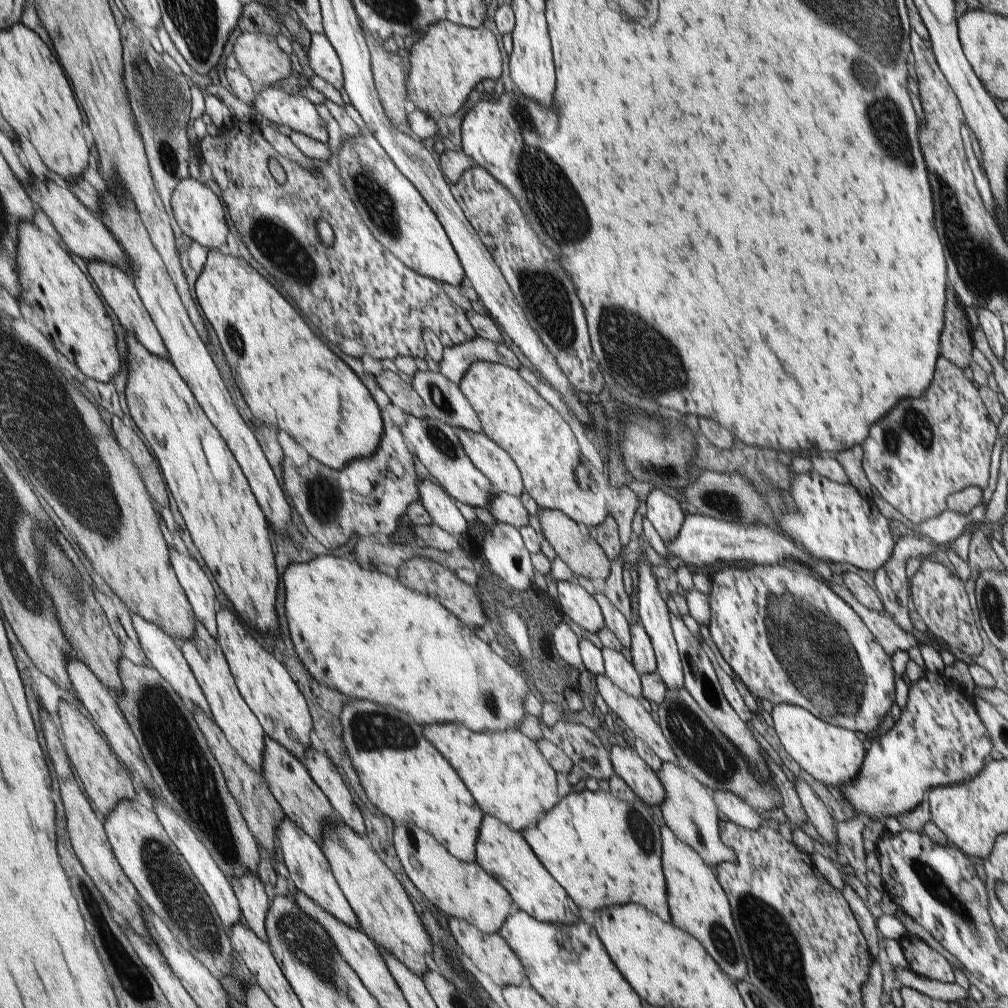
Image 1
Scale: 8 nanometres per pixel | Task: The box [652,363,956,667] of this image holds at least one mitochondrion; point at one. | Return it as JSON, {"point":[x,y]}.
{"point":[912,428]}

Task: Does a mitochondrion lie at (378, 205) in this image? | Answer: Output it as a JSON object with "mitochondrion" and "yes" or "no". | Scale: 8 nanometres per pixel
{"mitochondrion":"yes"}

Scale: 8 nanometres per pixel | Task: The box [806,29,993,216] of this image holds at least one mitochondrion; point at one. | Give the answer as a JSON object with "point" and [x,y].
{"point":[867,74]}

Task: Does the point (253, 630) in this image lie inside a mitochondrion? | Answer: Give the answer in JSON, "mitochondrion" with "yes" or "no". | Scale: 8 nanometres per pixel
{"mitochondrion":"no"}

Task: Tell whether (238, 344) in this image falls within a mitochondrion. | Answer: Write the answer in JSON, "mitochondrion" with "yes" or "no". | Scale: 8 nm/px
{"mitochondrion":"yes"}

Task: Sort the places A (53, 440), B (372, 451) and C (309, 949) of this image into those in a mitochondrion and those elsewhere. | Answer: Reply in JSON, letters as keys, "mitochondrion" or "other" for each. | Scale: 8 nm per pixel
{"A":"mitochondrion","B":"other","C":"mitochondrion"}

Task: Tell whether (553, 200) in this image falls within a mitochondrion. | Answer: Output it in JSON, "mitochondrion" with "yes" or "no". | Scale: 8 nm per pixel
{"mitochondrion":"yes"}

